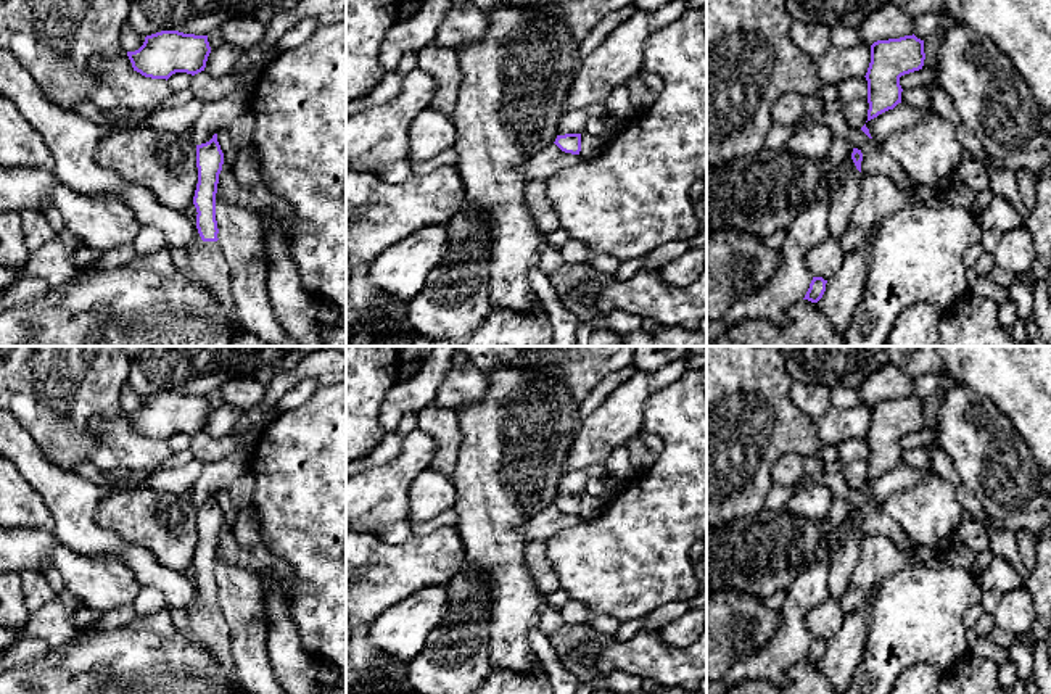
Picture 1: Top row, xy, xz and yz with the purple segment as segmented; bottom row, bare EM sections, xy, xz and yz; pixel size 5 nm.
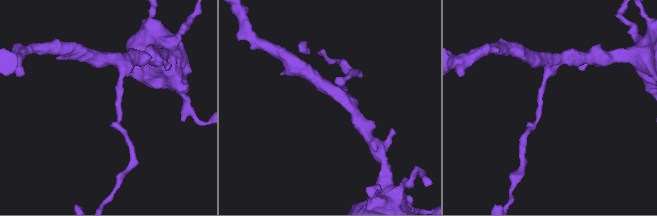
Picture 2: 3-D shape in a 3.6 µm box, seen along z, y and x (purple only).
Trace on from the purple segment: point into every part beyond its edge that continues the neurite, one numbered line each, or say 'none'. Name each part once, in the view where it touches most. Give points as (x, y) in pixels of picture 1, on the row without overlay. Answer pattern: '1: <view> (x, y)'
none

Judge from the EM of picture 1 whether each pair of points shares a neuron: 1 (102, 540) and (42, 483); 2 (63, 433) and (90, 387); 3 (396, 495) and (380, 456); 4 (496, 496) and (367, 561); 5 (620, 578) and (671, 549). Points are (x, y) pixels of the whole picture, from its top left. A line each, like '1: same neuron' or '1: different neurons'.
1: same neuron
2: same neuron
3: different neurons
4: different neurons
5: same neuron

